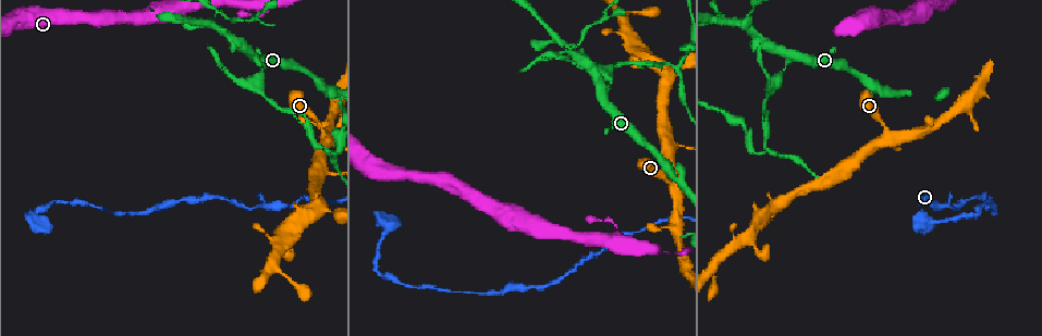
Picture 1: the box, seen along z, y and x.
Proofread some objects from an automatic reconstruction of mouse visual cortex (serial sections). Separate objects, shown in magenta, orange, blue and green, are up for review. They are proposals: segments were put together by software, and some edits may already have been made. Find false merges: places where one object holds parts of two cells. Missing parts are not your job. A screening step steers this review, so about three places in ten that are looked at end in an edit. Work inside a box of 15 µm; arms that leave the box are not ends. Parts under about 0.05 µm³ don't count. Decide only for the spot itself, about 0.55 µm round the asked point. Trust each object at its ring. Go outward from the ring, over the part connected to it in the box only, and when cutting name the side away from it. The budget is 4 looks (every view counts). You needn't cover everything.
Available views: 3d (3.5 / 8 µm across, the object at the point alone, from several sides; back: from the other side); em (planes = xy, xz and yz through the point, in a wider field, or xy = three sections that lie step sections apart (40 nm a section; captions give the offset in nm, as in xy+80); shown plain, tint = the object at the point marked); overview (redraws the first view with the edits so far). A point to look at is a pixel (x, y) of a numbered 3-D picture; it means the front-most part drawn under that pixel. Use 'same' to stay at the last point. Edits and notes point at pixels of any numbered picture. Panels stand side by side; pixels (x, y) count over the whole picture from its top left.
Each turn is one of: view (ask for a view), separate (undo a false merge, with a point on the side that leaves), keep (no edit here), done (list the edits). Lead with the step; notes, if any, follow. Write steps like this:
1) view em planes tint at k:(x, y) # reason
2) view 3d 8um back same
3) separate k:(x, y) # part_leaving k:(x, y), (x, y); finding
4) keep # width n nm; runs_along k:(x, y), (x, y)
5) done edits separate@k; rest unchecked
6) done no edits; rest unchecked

view 3d 8um back at 1:(793, 59) # small branch off a trunk

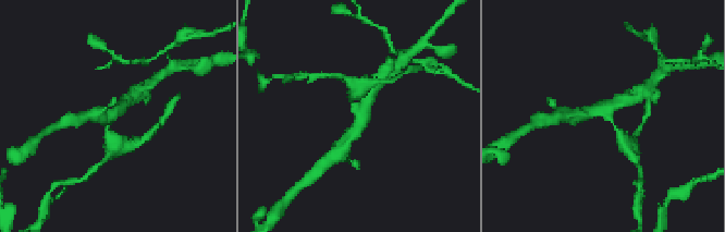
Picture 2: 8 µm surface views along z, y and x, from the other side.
view em xy step 3 tint at 2:(120, 110) # arms 3; arm_widths 150, 400, 400 nm; shape alone is not enough

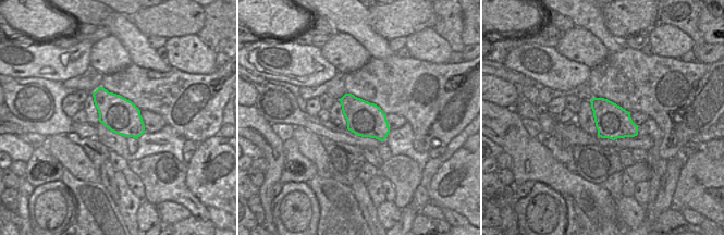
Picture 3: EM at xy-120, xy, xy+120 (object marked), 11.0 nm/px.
keep # runs_along 2:(347, 139), (359, 126), (372, 87); one cell here

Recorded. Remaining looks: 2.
view 3d 3.5um at 1:(767, 97) # sudden change in width

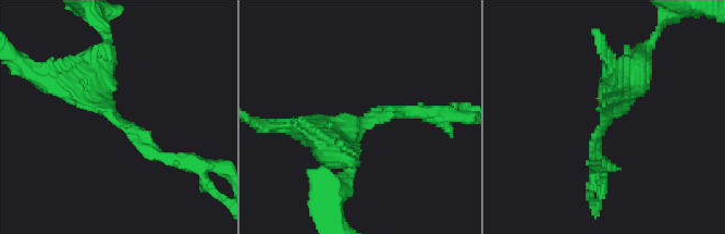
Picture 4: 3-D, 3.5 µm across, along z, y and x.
view em planes tint at 4:(366, 123)

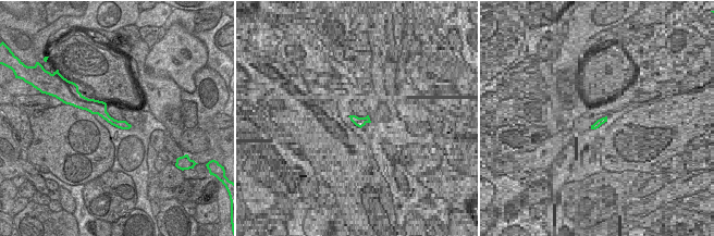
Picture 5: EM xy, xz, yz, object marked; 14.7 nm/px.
separate 4:(377, 113) # width 160 nm; part_leaving 4:(358, 132), (381, 114), (434, 114); two cells meet here

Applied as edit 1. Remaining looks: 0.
done edits separate@4; rest unchecked

